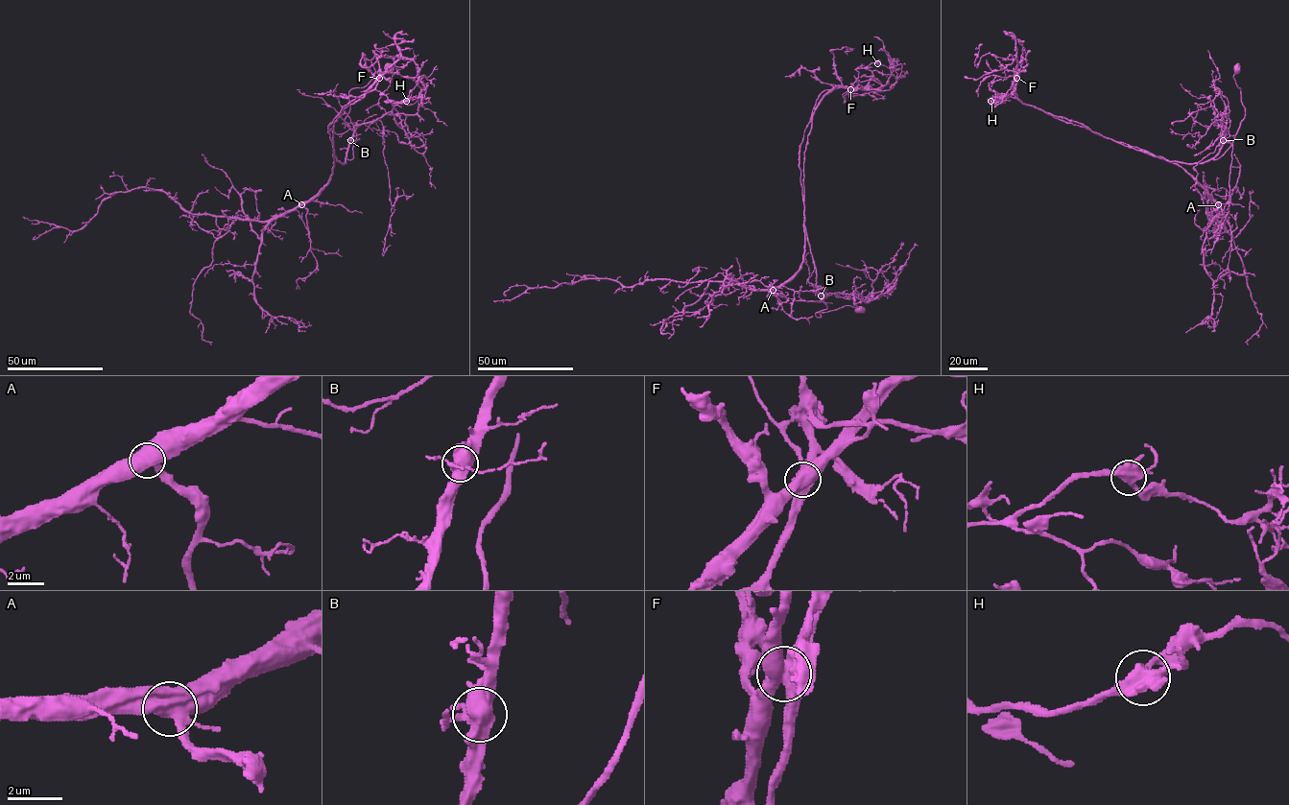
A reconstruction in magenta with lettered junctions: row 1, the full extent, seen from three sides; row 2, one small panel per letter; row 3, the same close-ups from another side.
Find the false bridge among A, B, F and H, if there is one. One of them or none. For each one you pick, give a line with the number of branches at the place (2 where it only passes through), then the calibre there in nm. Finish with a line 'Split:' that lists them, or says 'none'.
F: 5 | 650 nm
Split: F

